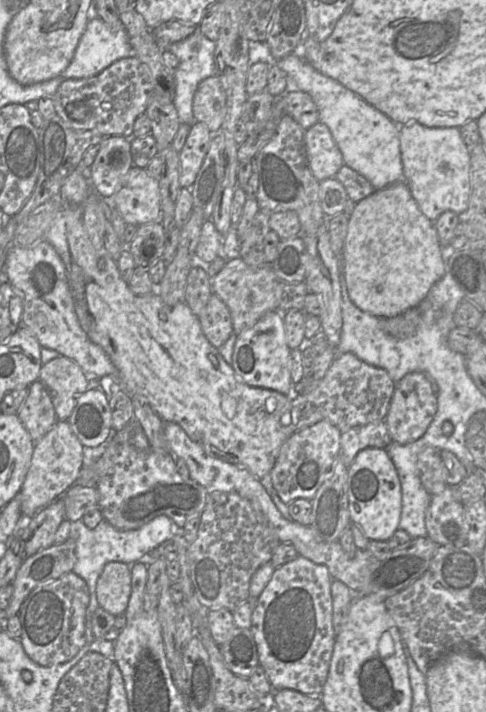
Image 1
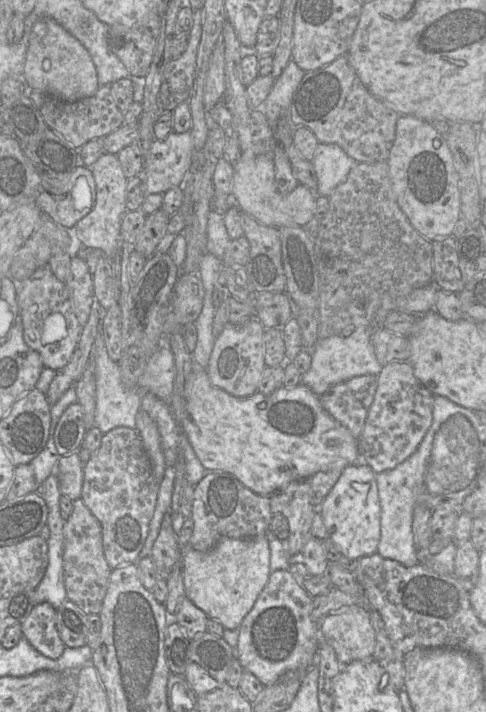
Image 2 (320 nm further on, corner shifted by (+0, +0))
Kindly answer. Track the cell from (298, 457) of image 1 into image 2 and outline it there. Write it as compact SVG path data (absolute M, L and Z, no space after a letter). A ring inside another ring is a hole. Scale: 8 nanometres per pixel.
M309 479L294 481L270 496L273 514L282 514L289 525L285 548L289 556L300 555L311 535L313 518L318 507L312 503Z

